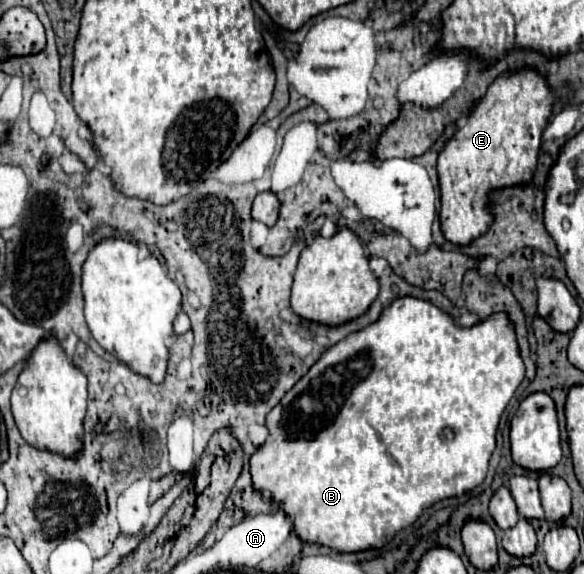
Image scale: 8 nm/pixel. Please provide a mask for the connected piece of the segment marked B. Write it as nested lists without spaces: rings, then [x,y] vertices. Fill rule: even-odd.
[[[416,296],[396,298],[392,300],[390,306],[382,310],[380,318],[374,324],[368,324],[366,328],[352,332],[350,336],[328,348],[320,356],[320,360],[300,378],[300,382],[296,382],[292,390],[284,394],[280,404],[276,404],[270,410],[266,418],[268,438],[250,458],[252,482],[254,486],[258,486],[258,490],[268,490],[274,500],[282,502],[282,508],[286,510],[286,514],[290,514],[294,522],[294,532],[304,542],[330,546],[332,550],[338,552],[360,552],[368,548],[382,548],[398,530],[414,524],[424,508],[432,506],[442,498],[462,494],[482,484],[488,472],[490,456],[496,448],[496,432],[500,416],[508,406],[510,398],[514,396],[516,388],[520,386],[524,372],[526,366],[520,356],[516,328],[506,312],[494,312],[488,318],[480,320],[478,324],[464,328],[456,324],[456,320],[448,312],[444,312],[442,308],[434,306],[428,300]]]

